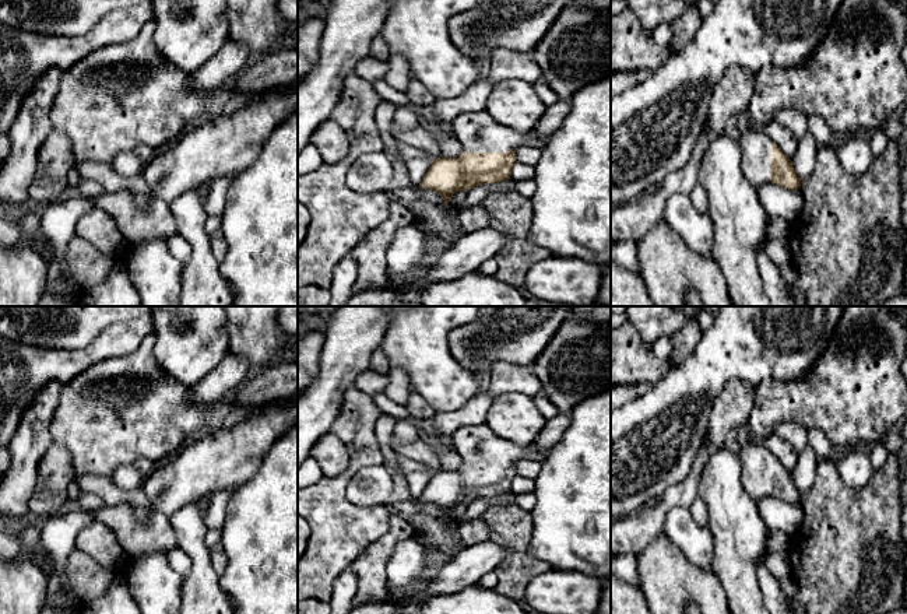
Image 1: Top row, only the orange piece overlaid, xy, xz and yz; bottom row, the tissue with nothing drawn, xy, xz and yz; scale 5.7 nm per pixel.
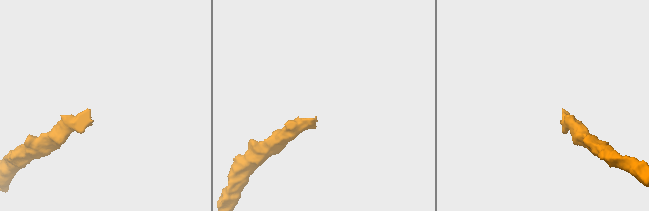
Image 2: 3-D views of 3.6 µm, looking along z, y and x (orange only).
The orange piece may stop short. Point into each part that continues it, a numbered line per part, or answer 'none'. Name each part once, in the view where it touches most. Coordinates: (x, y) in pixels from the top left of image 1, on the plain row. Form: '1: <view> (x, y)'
1: xz (477, 445)

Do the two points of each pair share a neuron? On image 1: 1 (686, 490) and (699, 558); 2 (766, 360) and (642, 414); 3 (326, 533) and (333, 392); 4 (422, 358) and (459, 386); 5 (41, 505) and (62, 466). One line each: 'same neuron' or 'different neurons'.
1: different neurons
2: same neuron
3: different neurons
4: same neuron
5: same neuron

